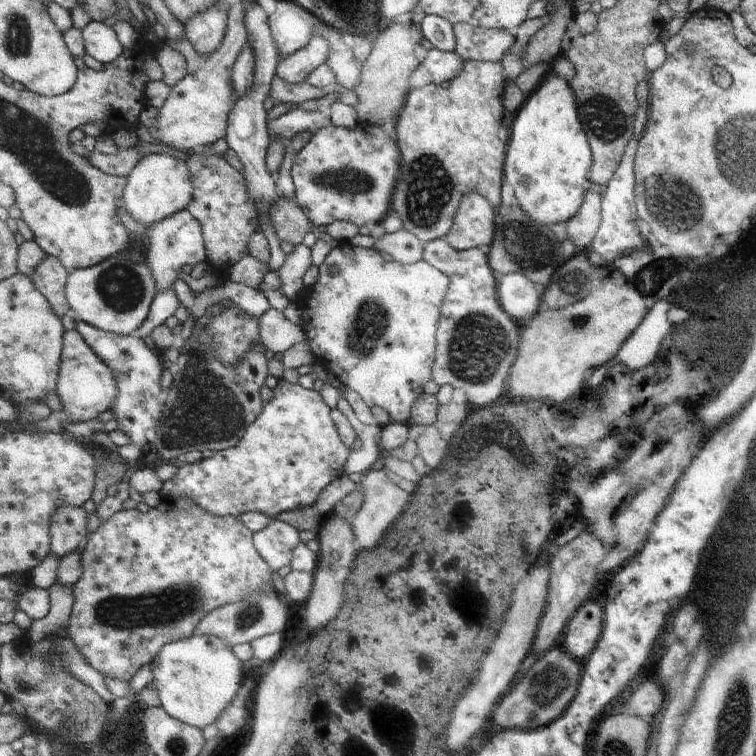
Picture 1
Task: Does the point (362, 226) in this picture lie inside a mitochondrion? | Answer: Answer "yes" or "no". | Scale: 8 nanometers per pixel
no

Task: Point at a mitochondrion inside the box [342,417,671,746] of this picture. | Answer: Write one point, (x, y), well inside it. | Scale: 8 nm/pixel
(551, 682)

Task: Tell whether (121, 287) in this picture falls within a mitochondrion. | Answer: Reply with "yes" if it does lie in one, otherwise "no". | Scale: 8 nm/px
yes

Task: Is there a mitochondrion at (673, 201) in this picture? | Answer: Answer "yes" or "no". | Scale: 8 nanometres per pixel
yes

